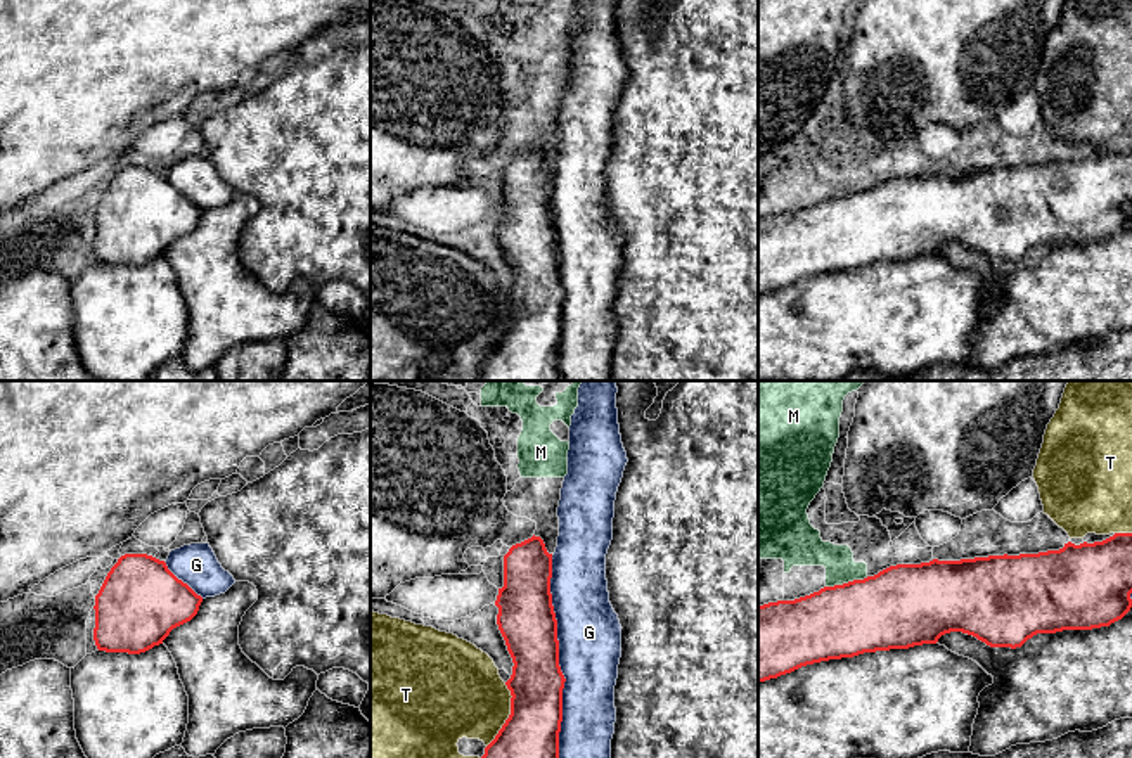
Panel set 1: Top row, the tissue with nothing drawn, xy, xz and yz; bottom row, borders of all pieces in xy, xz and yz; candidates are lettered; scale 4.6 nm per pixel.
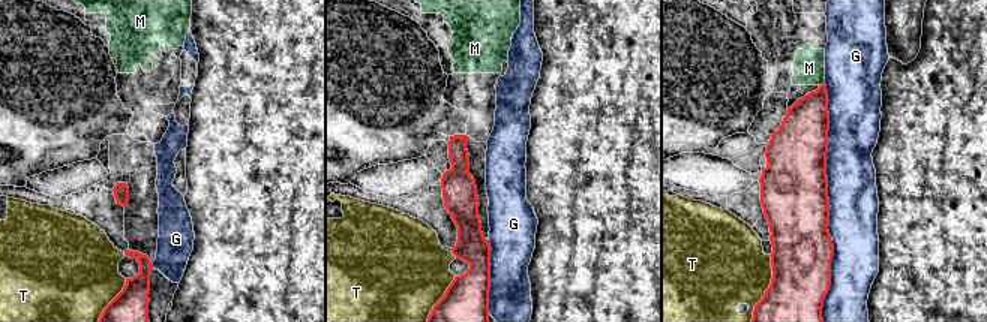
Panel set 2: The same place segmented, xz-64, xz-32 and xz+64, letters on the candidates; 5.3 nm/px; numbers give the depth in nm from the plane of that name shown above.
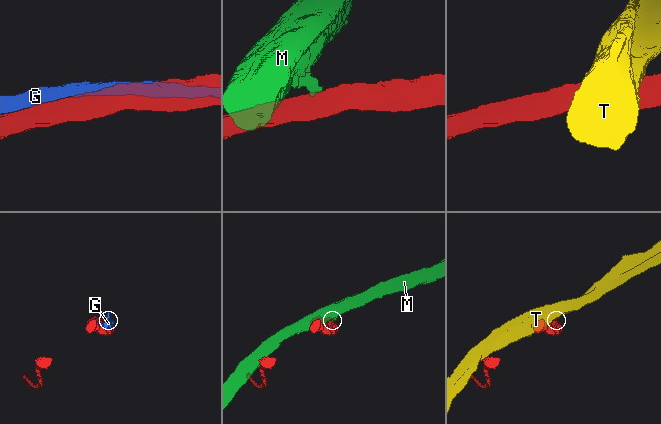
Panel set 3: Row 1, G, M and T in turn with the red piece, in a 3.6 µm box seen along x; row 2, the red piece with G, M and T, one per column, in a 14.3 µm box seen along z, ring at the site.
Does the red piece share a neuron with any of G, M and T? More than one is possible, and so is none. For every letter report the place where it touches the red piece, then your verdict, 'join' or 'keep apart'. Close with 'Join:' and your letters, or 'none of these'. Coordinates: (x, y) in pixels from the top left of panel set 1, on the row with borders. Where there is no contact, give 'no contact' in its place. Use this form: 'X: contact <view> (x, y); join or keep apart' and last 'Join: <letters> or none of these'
G: contact xz (558, 656); join
M: contact yz (848, 582); keep apart
T: contact xz (509, 715); keep apart
Join: G

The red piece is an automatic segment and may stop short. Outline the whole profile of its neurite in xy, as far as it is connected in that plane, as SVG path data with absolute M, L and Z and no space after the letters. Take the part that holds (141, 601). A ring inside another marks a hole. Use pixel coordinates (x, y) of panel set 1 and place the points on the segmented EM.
M209 543L183 545L171 550L166 561L147 554L125 554L95 595L95 646L106 652L145 652L163 644L173 628L190 621L206 597L225 594L234 583Z

